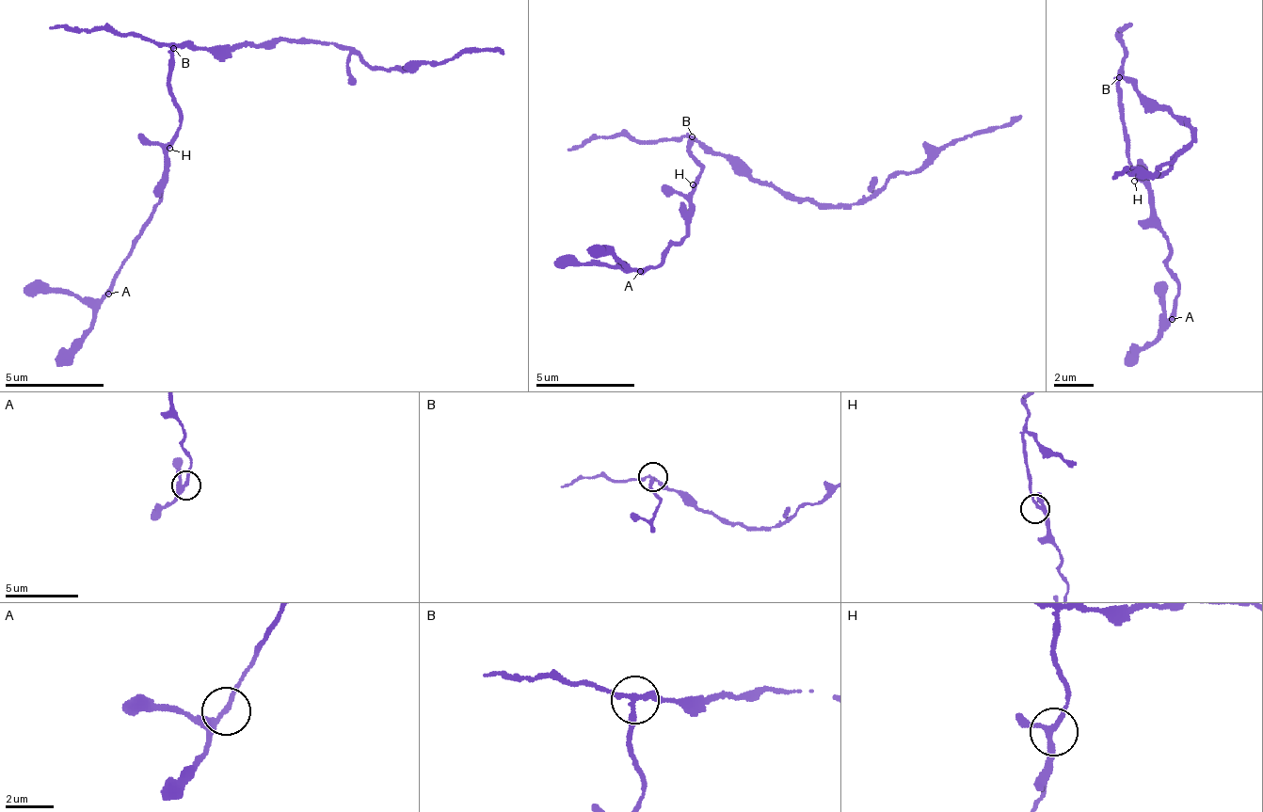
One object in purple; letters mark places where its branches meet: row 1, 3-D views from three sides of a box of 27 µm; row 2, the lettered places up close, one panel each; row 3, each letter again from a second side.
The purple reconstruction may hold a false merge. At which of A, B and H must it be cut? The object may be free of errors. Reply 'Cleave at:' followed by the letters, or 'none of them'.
Cleave at: B

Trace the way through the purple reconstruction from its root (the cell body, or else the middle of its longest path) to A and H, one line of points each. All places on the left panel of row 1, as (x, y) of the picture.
A: (169, 58), (179, 135), (164, 150), (163, 193), (152, 204), (152, 218), (108, 294)
H: (169, 58), (169, 91), (174, 94), (174, 108), (179, 112), (179, 135), (169, 148)

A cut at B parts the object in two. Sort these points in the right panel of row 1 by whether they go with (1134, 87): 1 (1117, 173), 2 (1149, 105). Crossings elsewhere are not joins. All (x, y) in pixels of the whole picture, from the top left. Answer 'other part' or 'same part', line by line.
1: same part
2: same part

